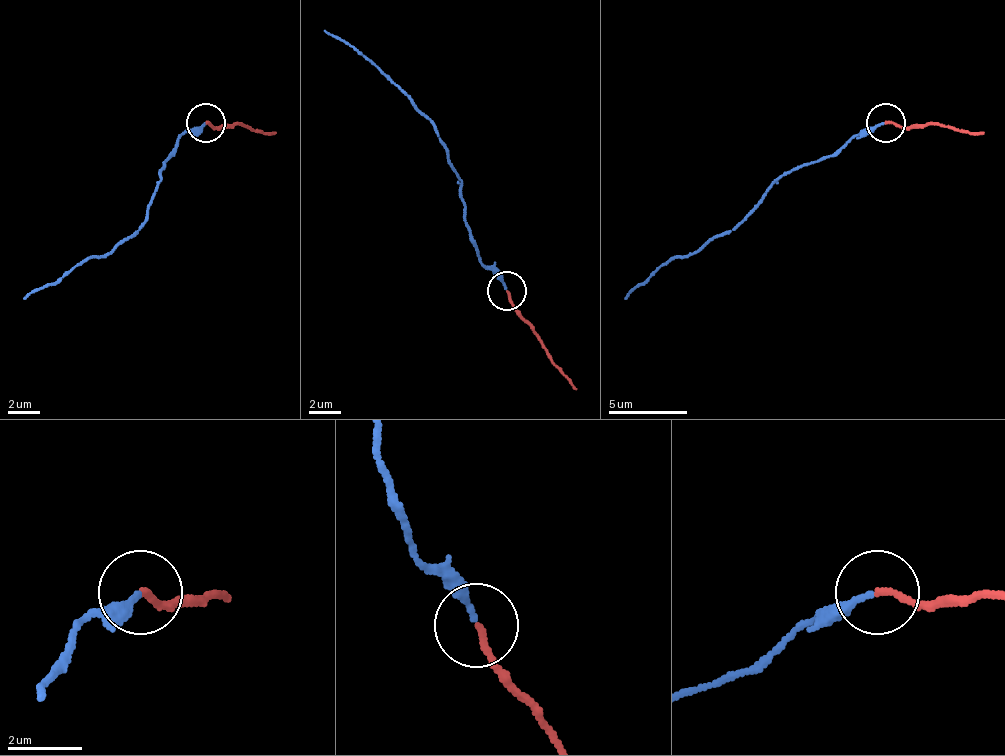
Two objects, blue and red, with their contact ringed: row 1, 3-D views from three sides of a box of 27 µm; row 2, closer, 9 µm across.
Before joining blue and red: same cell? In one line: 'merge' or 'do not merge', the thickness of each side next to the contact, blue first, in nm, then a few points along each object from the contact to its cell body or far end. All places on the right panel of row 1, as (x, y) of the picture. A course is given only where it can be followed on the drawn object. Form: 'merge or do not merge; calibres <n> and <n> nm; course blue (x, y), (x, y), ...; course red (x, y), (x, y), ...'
merge; calibres 180 and 180 nm; course blue (882, 123), (863, 127), (831, 155), (792, 166), (741, 221), (718, 233), (694, 253), (667, 260), (624, 300); course red (886, 123), (941, 123), (984, 135)

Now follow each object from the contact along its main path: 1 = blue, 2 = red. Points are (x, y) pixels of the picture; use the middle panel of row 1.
1: (505, 288), (470, 237), (447, 147), (435, 123), (380, 72), (325, 29)
2: (505, 292), (541, 347), (576, 390)

